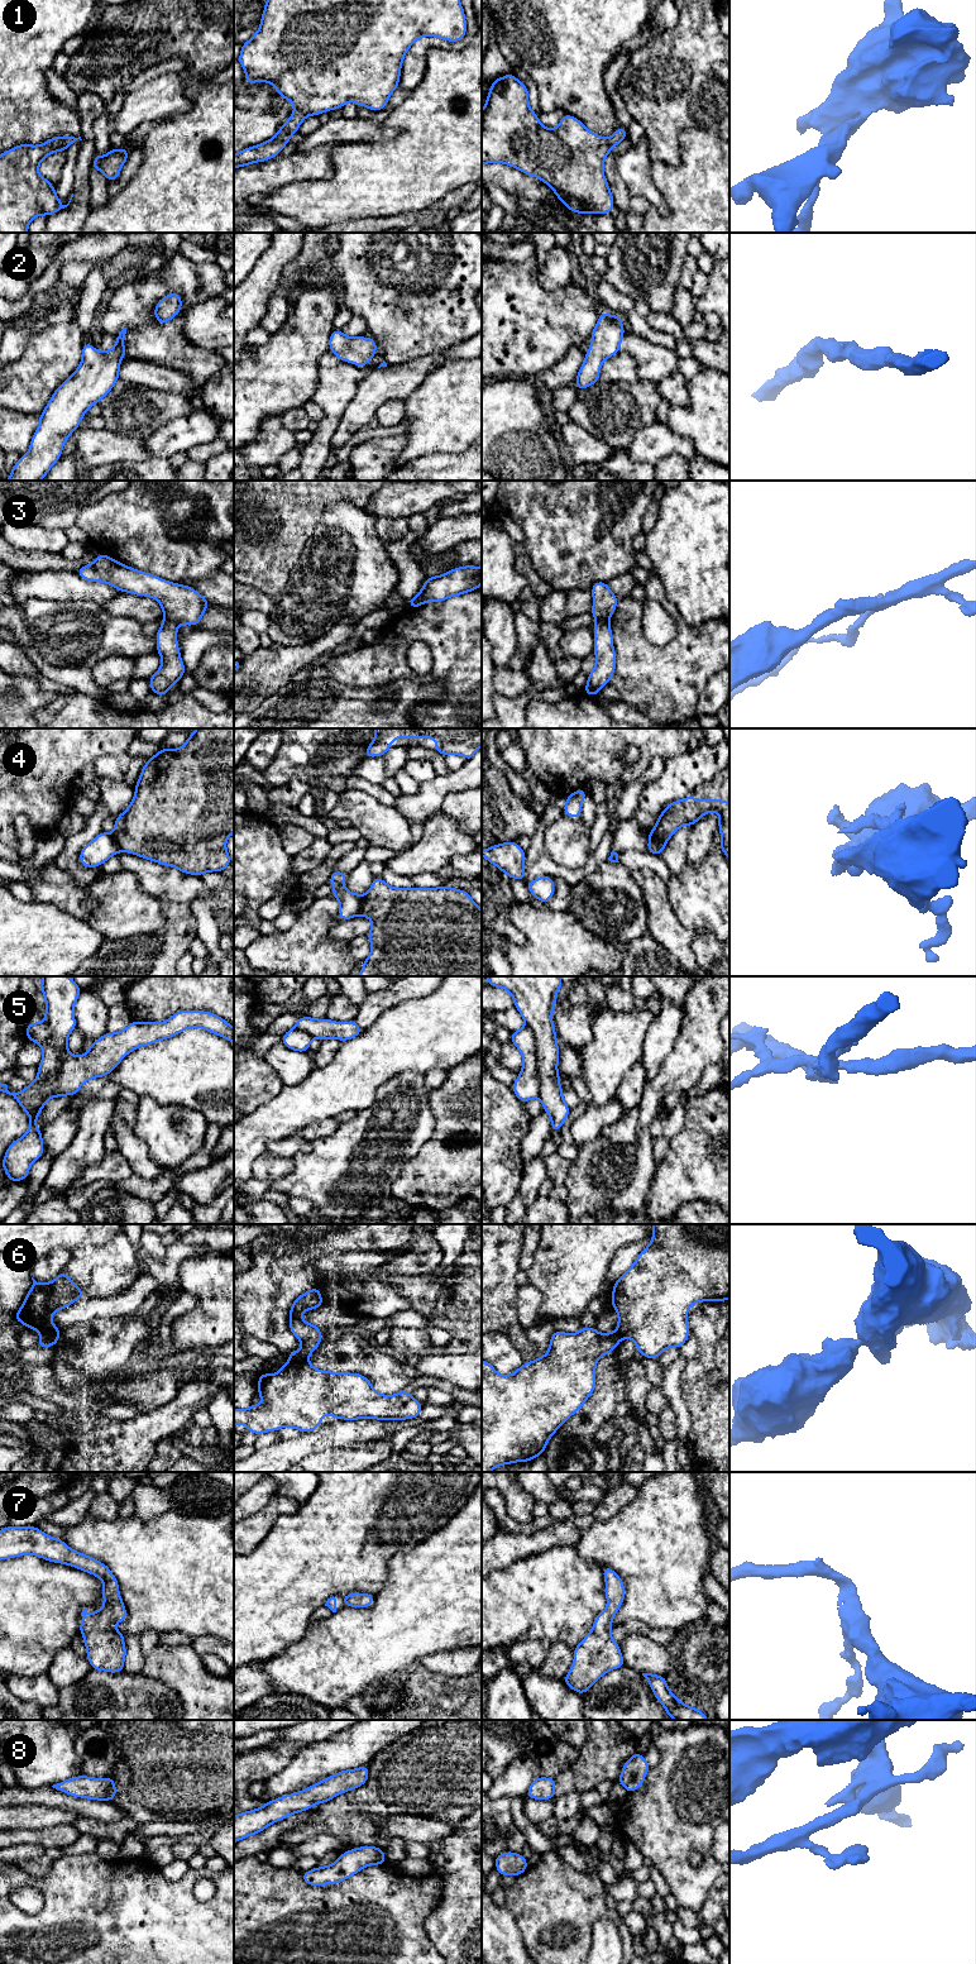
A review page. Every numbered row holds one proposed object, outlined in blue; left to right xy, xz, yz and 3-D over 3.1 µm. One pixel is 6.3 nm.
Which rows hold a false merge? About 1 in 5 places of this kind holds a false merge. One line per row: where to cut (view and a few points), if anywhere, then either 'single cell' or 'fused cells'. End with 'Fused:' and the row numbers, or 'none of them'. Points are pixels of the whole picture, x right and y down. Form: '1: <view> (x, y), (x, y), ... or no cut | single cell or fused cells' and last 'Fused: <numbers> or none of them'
1: no cut | single cell
2: no cut | single cell
3: xy (164, 619), (177, 625) | fused cells
4: xz (364, 896), (358, 913) | fused cells
5: yz (526, 1024), (534, 1033), (539, 1095) | fused cells
6: xy (41, 1333), (56, 1333), (58, 1336) | fused cells
7: no cut | single cell
8: no cut | single cell
Fused: 3, 4, 5, 6

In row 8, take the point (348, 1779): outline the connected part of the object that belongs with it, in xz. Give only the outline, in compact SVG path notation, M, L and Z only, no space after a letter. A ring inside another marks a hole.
M368 1765L340 1771L306 1789L271 1800L259 1808L243 1811L234 1816L234 1844L250 1835L259 1834L279 1820L307 1811L314 1805L325 1803L338 1795L359 1788L368 1781L368 1777Z

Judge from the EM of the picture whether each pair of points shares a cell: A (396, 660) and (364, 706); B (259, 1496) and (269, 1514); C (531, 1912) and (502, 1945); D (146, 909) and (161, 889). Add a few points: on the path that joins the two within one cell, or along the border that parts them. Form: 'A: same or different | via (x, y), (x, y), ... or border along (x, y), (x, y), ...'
A: different | border along (405, 678), (373, 688), (348, 687)
B: different | border along (277, 1492), (256, 1513), (247, 1516)
C: different | border along (503, 1907), (512, 1916), (527, 1950)
D: different | border along (135, 875), (139, 887), (161, 902)

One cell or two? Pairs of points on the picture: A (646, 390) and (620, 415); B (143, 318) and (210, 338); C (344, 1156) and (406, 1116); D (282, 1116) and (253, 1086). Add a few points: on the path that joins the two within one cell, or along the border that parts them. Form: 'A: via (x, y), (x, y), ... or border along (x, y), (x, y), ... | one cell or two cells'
A: via (640, 396), (626, 409) | one cell
B: border along (194, 304), (183, 315), (182, 334), (204, 349) | two cells
C: via (359, 1146), (376, 1145), (391, 1131) | one cell
D: border along (285, 1085), (273, 1097), (247, 1114) | two cells

